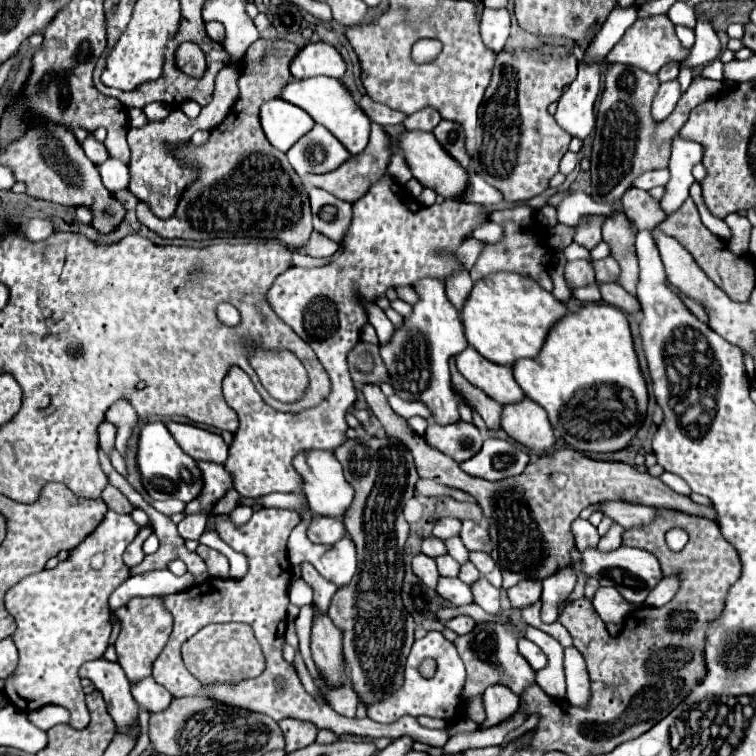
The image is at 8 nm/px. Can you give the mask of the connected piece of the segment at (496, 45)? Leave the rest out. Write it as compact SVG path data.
M484 8L480 34L488 48L492 48L494 52L500 52L510 34L510 12L506 8L500 8L500 10Z

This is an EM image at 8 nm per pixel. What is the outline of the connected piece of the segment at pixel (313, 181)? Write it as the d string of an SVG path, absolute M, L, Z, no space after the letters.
M372 122L370 142L368 142L368 148L366 148L362 154L348 158L340 168L328 172L328 174L304 176L304 178L302 178L302 184L304 184L304 186L316 186L316 188L322 188L322 190L326 190L326 192L332 192L332 194L334 194L336 198L340 198L340 200L354 202L354 200L362 198L362 196L370 190L370 186L372 186L374 182L378 182L382 176L388 174L388 162L390 162L390 156L392 156L392 142L390 142L388 132L384 130L382 124Z

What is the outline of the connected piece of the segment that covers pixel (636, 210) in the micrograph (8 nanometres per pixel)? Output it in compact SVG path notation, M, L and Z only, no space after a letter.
M638 188L626 190L626 194L622 196L622 208L624 208L624 214L636 224L638 230L654 228L666 218L664 212L660 210L658 200L654 200L652 196L648 196L648 192Z

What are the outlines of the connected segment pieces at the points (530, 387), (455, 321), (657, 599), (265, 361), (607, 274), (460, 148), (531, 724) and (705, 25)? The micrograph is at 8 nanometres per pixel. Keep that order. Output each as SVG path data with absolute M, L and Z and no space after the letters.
M586 304L566 314L548 334L546 344L538 358L518 360L514 366L514 378L524 394L538 402L550 418L556 434L574 450L590 454L616 454L624 450L638 434L648 412L648 388L640 362L634 350L634 338L628 318L622 310L608 304Z
M420 280L414 284L414 288L420 294L420 302L414 304L414 310L404 320L404 326L394 332L390 344L380 346L380 356L388 366L390 384L394 386L396 394L428 404L434 414L434 422L444 426L460 420L458 400L450 386L448 358L452 354L460 354L468 342L464 338L458 312L444 294L444 284L440 280Z
M676 574L676 578L670 578L670 576L662 578L660 584L648 594L646 604L648 606L662 606L662 604L666 604L678 592L678 586L680 586L680 576L678 574Z
M258 352L250 362L262 386L276 400L293 403L302 394L306 394L308 386L306 370L300 368L300 360L292 352L278 352L278 354Z
M608 256L604 260L594 260L592 266L596 270L598 282L616 282L620 276L620 264L612 256Z
M442 120L434 128L434 136L448 150L448 154L452 154L464 168L468 168L470 156L468 156L466 144L464 144L464 140L466 140L464 128L460 124L454 124L452 120Z
M533 714L529 716L528 720L526 720L526 722L524 722L524 724L520 726L520 728L516 728L514 732L510 732L510 736L508 736L508 738L506 738L504 742L502 742L501 746L506 746L506 744L508 744L508 742L511 740L511 738L516 738L520 736L520 734L523 734L528 730L534 729L538 723L538 720L539 720L539 716L537 714Z
M700 6L694 8L696 10L696 42L694 48L688 56L688 64L690 66L700 66L704 62L712 62L720 56L720 40L710 24L710 14L704 12Z

